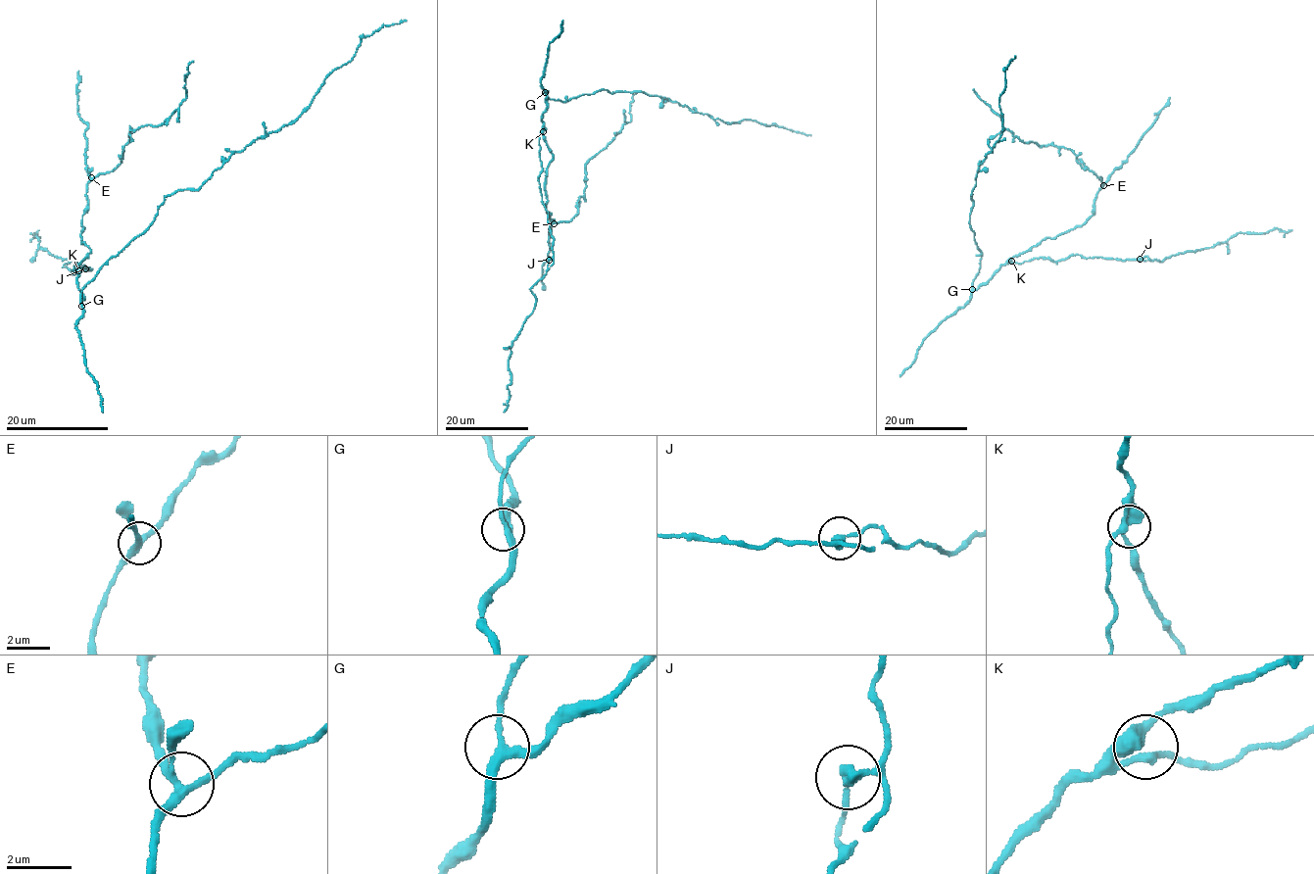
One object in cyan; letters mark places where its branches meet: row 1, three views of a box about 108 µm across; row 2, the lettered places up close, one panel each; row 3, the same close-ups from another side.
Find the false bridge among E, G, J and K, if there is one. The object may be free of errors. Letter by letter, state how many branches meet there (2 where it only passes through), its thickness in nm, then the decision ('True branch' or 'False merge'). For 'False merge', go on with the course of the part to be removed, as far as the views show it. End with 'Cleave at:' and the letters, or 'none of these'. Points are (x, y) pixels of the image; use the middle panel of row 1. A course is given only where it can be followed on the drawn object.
E: Branches: 4. Thickness 280 nm. True branch
G: Branches: 3. Thickness 240 nm. True branch
J: Branches: 3. Thickness 240 nm. True branch
K: Branches: 3. Thickness 400 nm. True branch
Cleave at: none of these

